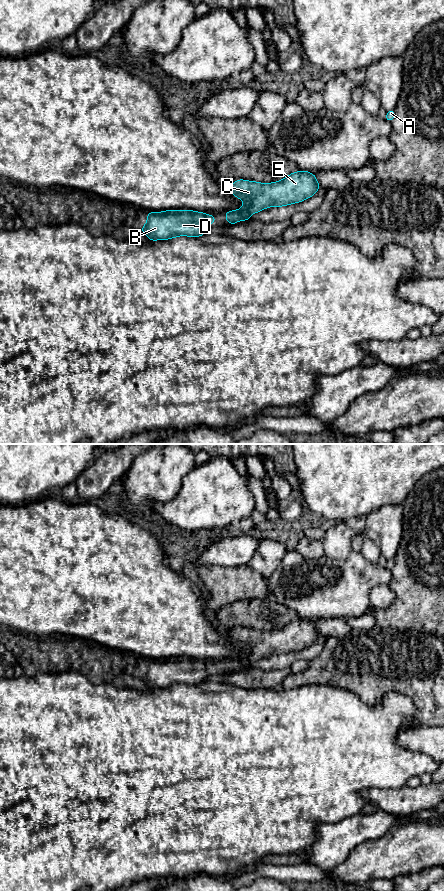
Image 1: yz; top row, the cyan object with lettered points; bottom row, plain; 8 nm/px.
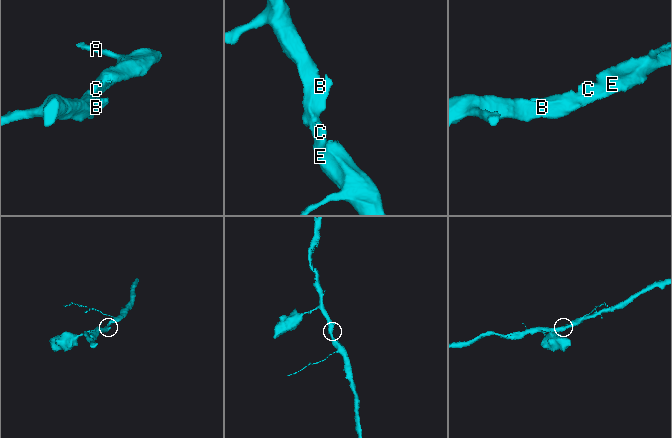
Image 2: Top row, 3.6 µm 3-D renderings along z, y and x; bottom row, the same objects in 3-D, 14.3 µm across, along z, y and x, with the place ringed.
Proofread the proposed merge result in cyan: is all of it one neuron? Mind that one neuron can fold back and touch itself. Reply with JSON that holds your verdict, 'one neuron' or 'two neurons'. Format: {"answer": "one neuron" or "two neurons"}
{"answer": "one neuron"}

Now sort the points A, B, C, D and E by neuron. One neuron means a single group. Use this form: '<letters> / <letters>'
A B C D E

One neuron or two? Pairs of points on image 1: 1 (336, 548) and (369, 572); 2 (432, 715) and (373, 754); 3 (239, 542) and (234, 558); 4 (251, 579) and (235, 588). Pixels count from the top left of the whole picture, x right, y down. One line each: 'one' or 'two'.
1: two
2: two
3: one
4: one

